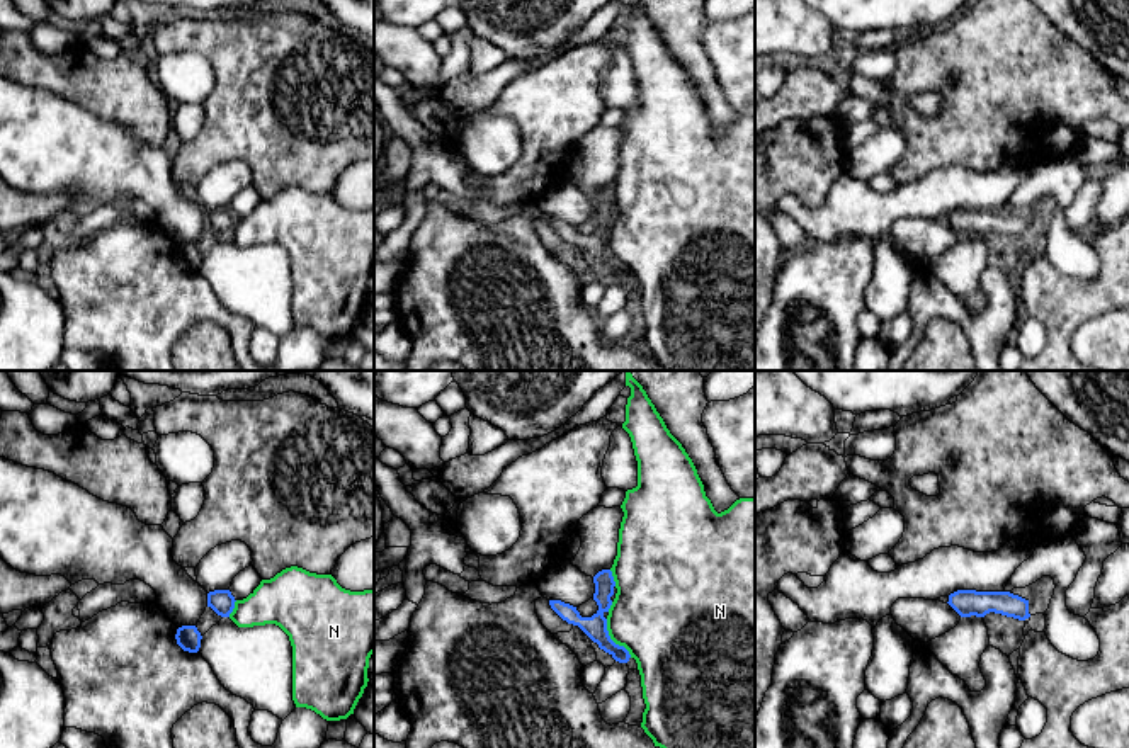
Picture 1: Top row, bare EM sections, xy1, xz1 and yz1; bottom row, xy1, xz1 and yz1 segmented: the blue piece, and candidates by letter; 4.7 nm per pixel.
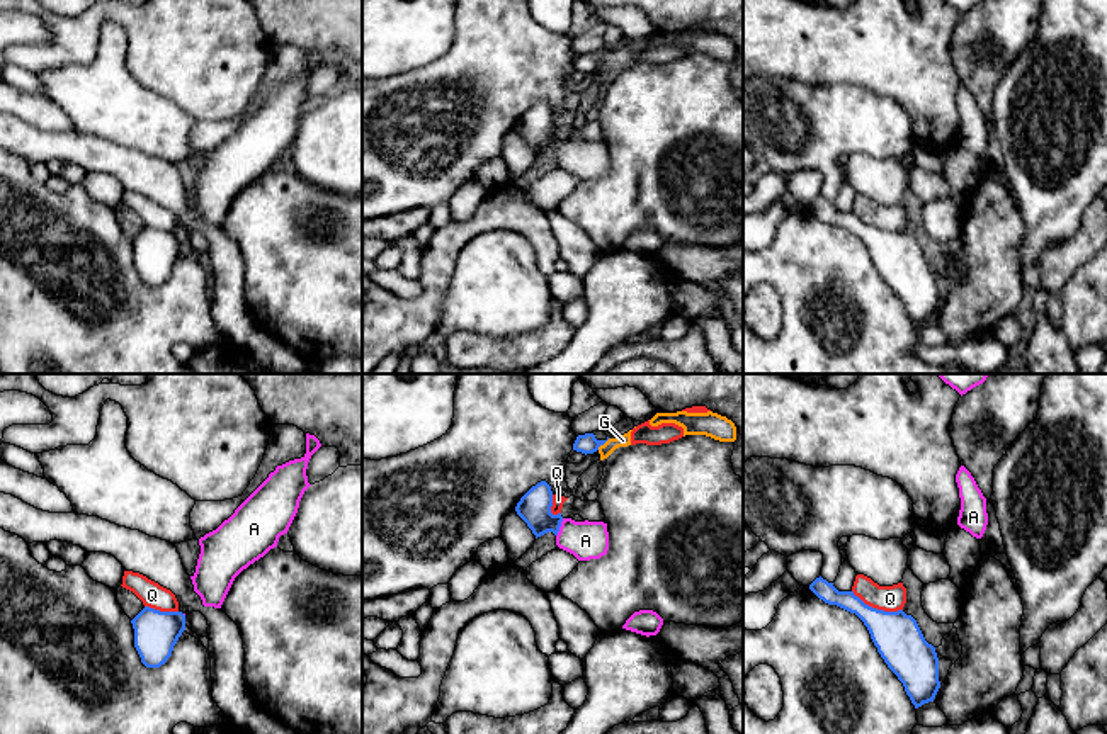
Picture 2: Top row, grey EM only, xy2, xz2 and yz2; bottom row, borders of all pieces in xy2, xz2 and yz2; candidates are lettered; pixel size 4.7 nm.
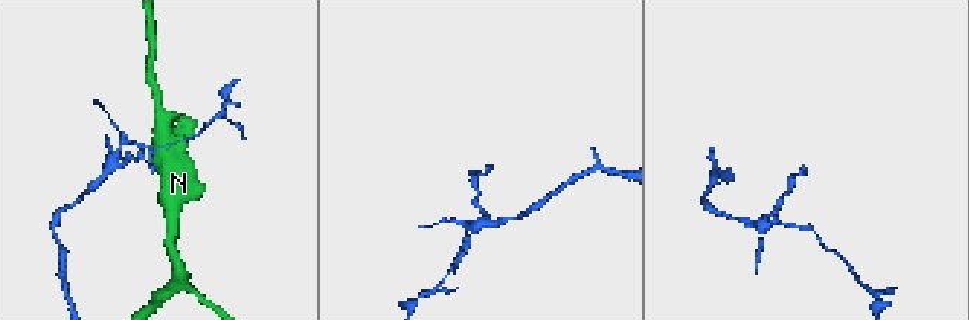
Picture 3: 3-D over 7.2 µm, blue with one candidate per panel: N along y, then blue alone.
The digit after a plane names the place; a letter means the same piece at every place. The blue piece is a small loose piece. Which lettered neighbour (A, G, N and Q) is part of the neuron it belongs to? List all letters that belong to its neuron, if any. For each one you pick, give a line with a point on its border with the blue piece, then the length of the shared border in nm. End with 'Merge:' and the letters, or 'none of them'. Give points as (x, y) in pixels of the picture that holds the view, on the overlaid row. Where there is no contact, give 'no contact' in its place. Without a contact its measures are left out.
A: xz2 (560, 525) | 90 nm
Merge: A

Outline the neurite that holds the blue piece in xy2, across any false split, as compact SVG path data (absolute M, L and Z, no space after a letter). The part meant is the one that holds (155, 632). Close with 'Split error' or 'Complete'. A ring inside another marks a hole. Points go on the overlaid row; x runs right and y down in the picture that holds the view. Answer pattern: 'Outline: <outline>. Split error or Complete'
Outline: M145 607L131 624L141 663L146 668L160 668L172 656L173 646L185 630L185 615Z. Complete

